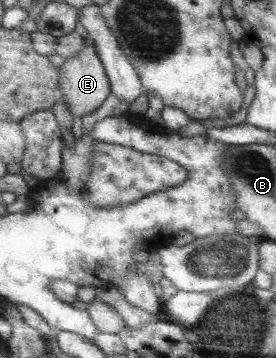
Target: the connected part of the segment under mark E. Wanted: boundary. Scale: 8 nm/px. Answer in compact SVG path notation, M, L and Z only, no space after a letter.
M87 39L87 46L83 52L79 52L73 58L66 58L65 63L59 69L61 71L59 92L63 100L69 104L76 121L83 115L99 109L112 93L112 83L106 73L104 61L101 60L100 53L97 52L95 44L90 39Z

